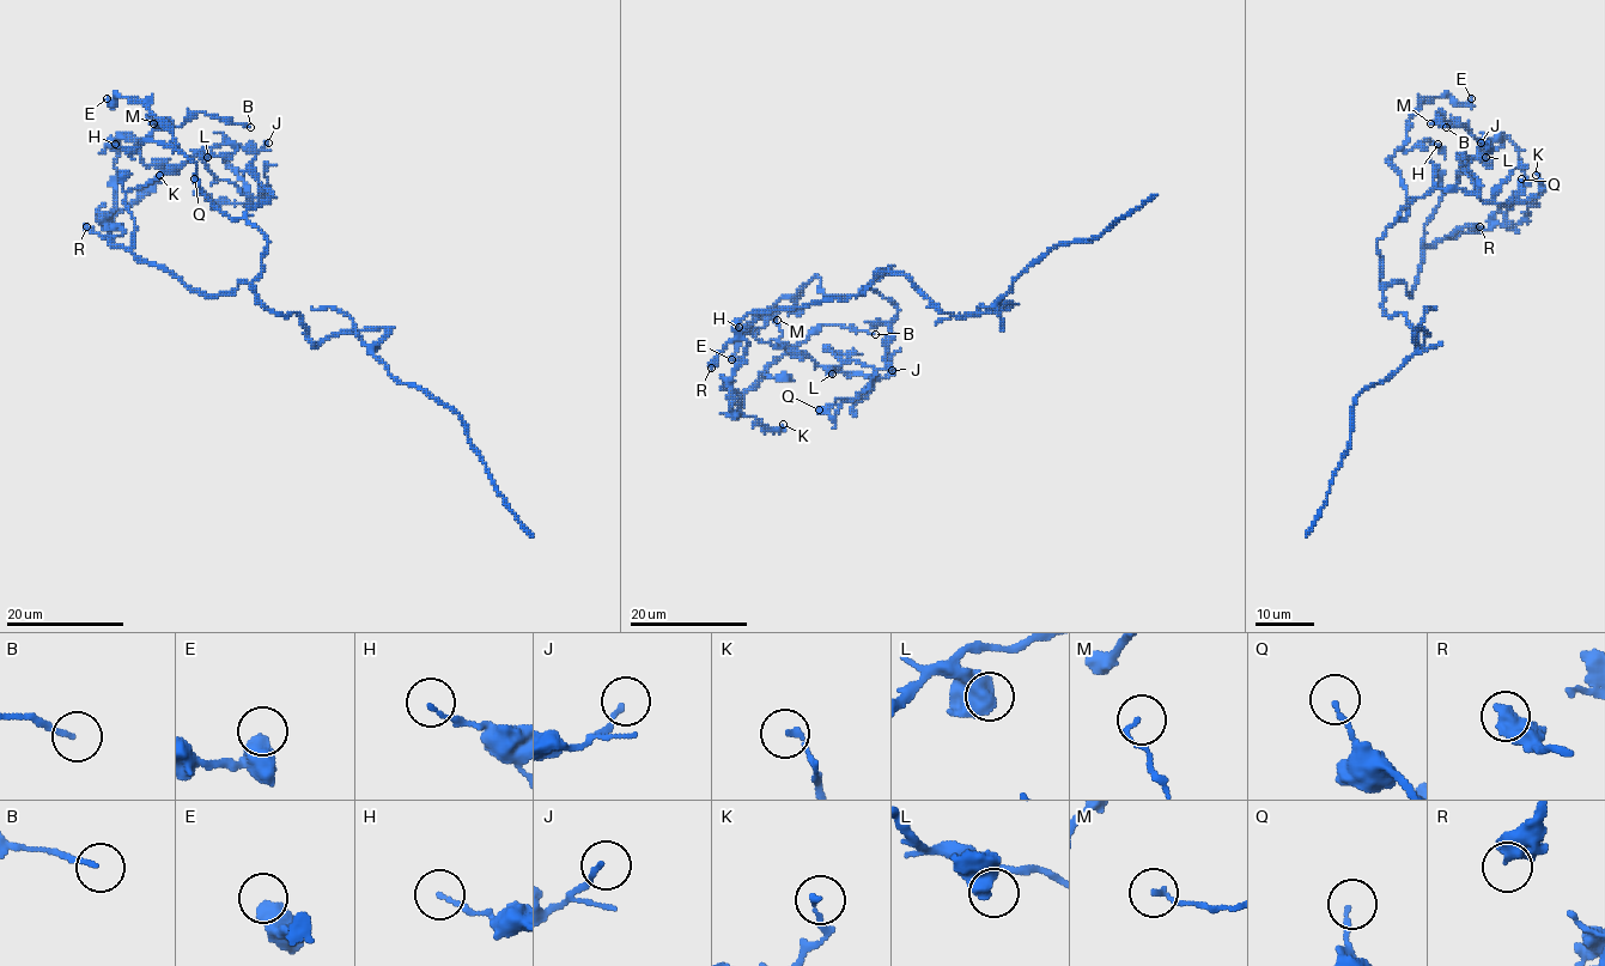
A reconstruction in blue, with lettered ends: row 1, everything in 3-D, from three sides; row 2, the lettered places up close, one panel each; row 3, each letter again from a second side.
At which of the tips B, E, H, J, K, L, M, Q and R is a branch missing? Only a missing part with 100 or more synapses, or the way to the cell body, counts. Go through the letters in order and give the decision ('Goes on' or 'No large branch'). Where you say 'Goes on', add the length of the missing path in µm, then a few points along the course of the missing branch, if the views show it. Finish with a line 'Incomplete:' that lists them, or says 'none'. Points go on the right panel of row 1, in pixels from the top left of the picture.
B: No large branch
E: No large branch
H: No large branch
J: No large branch
K: No large branch
L: No large branch
M: No large branch
Q: No large branch
R: No large branch
Incomplete: none

